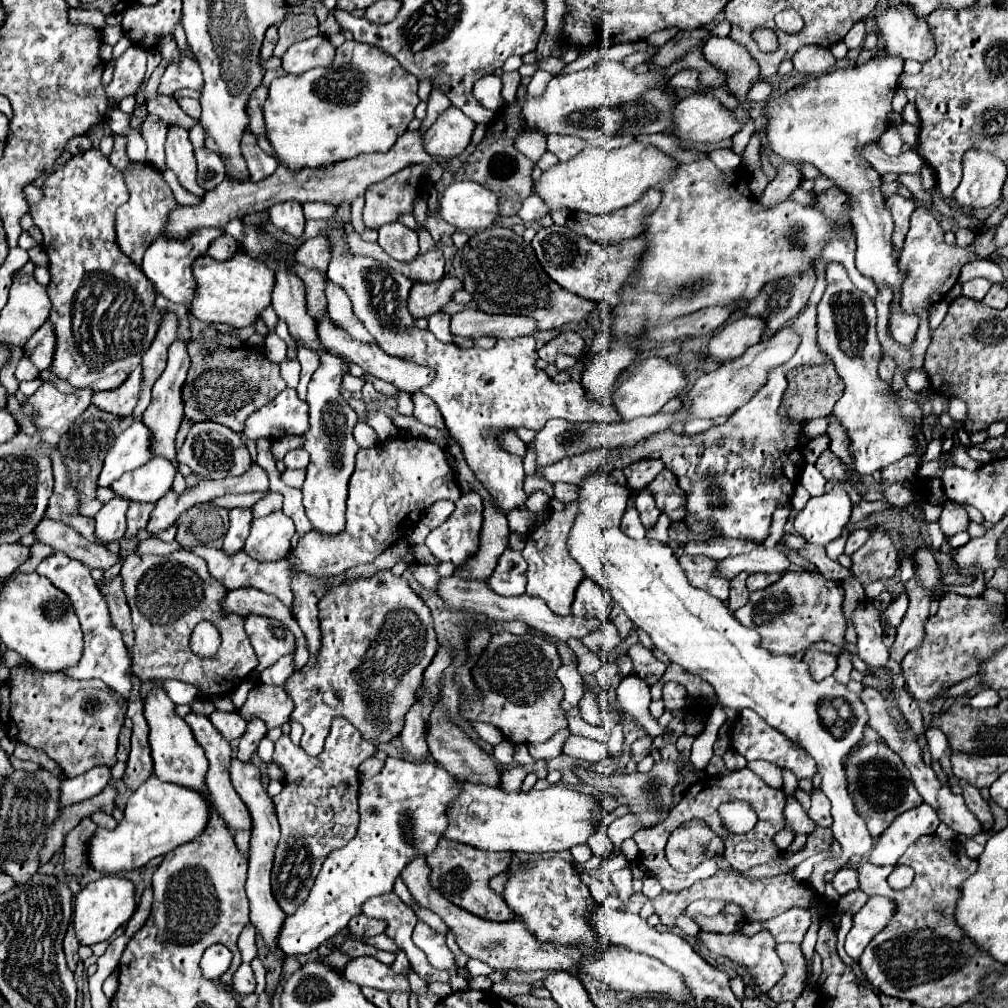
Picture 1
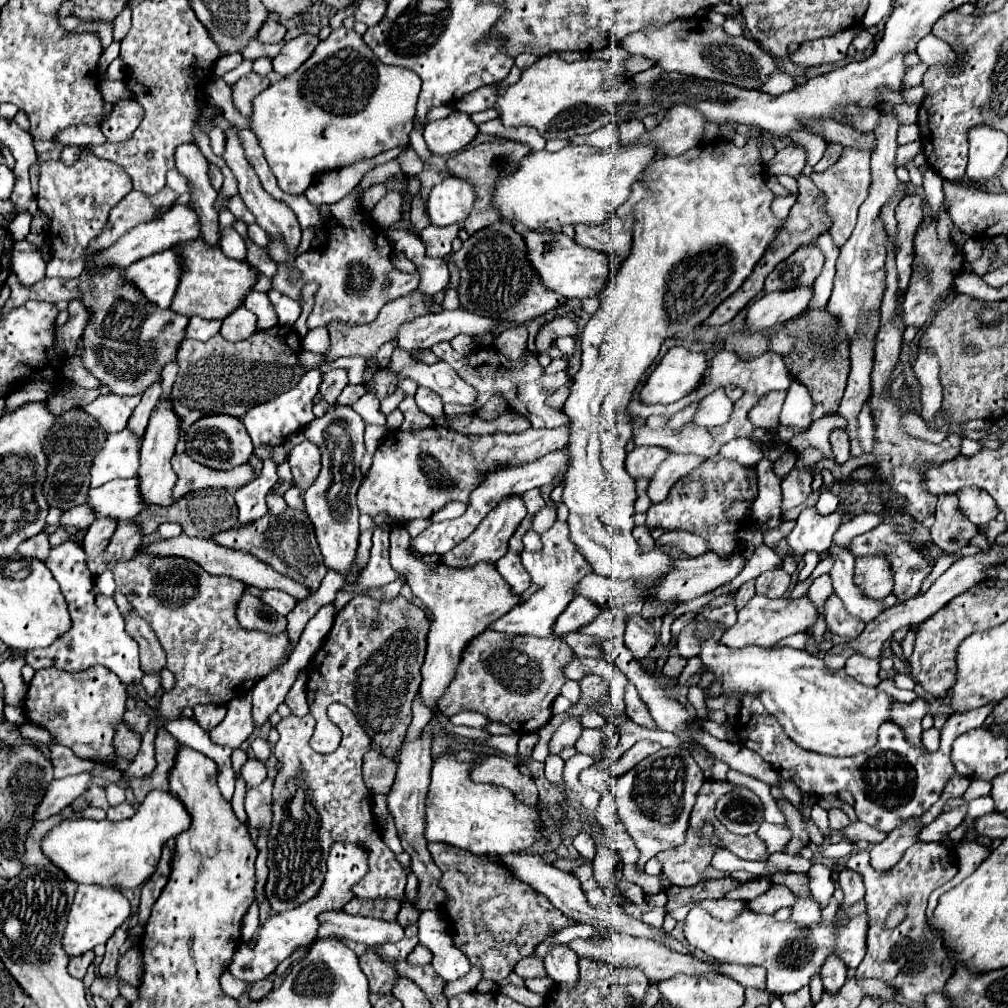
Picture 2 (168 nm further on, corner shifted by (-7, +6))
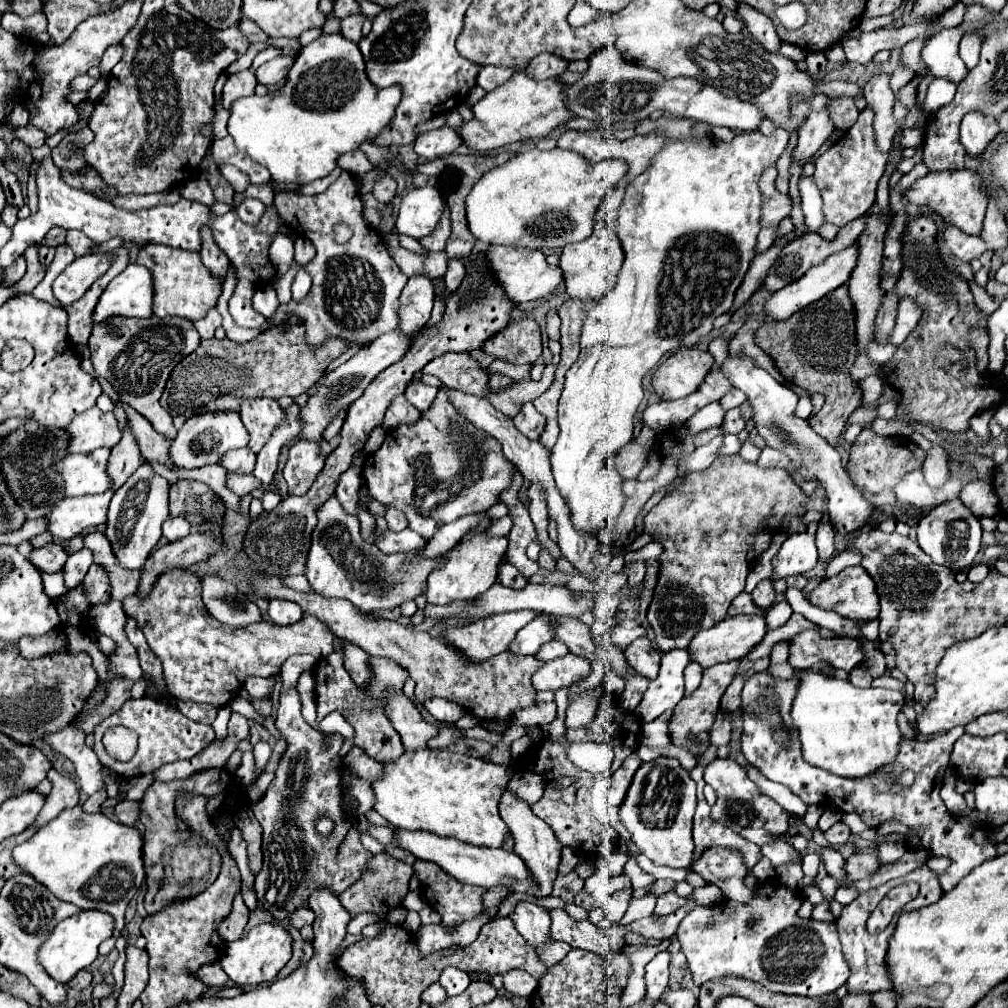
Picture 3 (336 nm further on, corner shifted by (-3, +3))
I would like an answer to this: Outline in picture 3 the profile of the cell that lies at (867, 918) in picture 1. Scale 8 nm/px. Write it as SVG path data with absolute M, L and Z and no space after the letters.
M776 879L764 881L762 887L756 889L756 897L748 903L718 903L714 907L694 907L678 925L676 937L680 941L682 953L688 959L688 967L692 971L694 983L702 985L708 979L722 977L722 975L736 975L744 979L752 979L762 983L768 991L786 993L786 995L810 995L822 997L834 993L842 987L850 977L850 967L844 959L840 937L836 923L828 921L814 921L802 919L796 915L798 907L802 905L802 895L794 889L784 887Z

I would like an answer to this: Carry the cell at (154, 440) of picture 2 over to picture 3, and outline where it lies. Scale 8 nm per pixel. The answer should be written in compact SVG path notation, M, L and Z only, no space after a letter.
M144 461L126 483L114 493L108 509L106 537L112 541L118 561L124 569L140 569L146 557L154 551L156 543L162 537L162 523L168 519L168 491L170 483L162 475L154 473L148 461Z

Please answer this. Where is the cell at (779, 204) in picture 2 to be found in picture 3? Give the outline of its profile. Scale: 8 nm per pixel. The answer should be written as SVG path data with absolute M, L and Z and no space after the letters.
M772 225L772 227L762 227L760 235L758 235L758 245L756 245L756 253L758 251L764 251L764 247L768 247L770 243L774 243L778 235L778 225Z

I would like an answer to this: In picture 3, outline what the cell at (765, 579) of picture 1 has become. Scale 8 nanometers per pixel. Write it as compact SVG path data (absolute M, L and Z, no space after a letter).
M764 579L756 585L756 589L752 591L752 599L760 609L768 609L774 605L776 601L776 591L774 591L774 583L770 579Z

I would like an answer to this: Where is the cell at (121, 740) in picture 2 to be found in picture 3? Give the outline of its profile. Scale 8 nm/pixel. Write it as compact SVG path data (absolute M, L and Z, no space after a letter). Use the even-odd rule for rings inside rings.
M142 697L142 699L128 699L116 713L112 713L108 719L104 719L96 731L94 731L94 753L98 755L100 763L112 767L120 777L132 777L132 775L146 775L146 773L152 773L156 771L160 765L164 763L172 763L172 761L178 761L178 759L192 759L198 751L202 751L202 747L206 747L206 743L210 743L214 739L214 729L210 725L202 725L198 721L192 721L188 717L184 717L178 709L170 709L164 705L162 699L148 699L148 697ZM116 725L122 725L122 727L128 727L132 731L138 733L138 751L136 755L122 763L122 761L116 761L112 759L104 745L102 745L102 735L106 729L110 727L116 727Z

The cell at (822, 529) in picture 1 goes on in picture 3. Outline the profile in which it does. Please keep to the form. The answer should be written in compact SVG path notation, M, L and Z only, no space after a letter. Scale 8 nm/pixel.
M808 531L792 533L780 547L778 555L772 559L774 565L774 577L772 579L784 579L790 575L802 575L814 569L818 561L818 549L816 549L816 537Z

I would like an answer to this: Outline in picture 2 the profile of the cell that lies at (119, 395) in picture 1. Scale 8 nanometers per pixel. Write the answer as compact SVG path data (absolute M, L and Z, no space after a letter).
M108 394L108 396L98 396L94 402L84 406L84 412L94 416L102 430L106 434L120 432L126 428L126 422L140 402L140 396L118 396L118 394Z

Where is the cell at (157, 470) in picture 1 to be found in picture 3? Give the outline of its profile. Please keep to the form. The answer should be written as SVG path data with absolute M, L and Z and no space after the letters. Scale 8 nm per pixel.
M104 491L98 495L84 495L84 497L66 497L58 505L54 505L52 513L48 515L50 527L48 531L54 537L70 539L80 535L88 527L96 527L106 523L108 519L108 503L114 491Z

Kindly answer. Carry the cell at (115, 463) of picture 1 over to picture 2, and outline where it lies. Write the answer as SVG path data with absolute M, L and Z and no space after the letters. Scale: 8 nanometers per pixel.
M130 430L108 436L90 464L90 488L98 488L114 478L134 478L140 464L138 442Z

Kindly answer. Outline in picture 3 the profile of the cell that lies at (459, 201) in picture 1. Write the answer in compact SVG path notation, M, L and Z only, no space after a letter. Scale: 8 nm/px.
M436 187L412 189L402 197L402 205L396 215L396 229L398 233L416 239L430 235L430 231L440 223L444 209L446 201Z

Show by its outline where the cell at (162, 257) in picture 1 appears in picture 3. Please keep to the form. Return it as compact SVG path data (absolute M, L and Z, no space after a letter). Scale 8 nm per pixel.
M130 263L102 293L94 319L104 321L112 315L152 317L154 303L154 277L148 267Z

